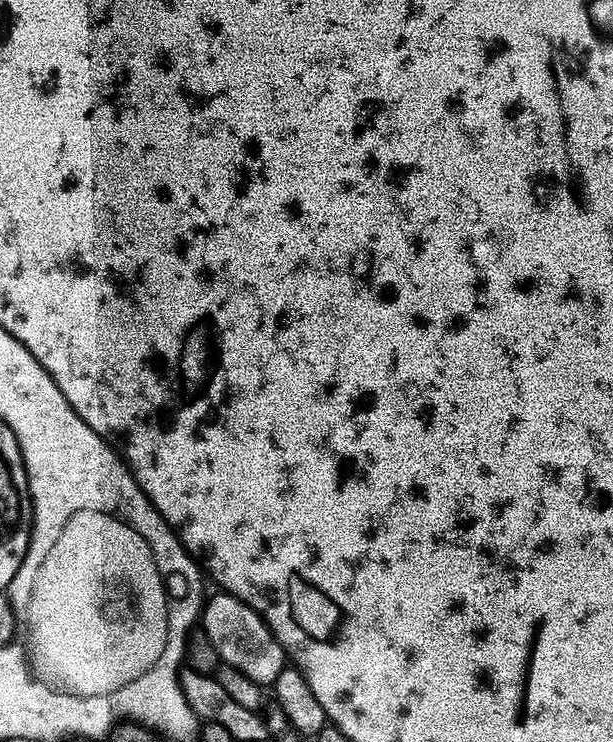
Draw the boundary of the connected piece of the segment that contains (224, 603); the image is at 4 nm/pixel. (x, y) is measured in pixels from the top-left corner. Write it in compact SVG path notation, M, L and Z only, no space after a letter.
M220 590L217 593L217 596L209 595L207 597L202 609L202 630L208 635L214 650L227 667L238 669L255 684L272 686L278 678L279 672L286 667L286 653L283 646L276 640L276 635L268 629L268 624L249 604L242 602L236 596L231 596L226 591Z

